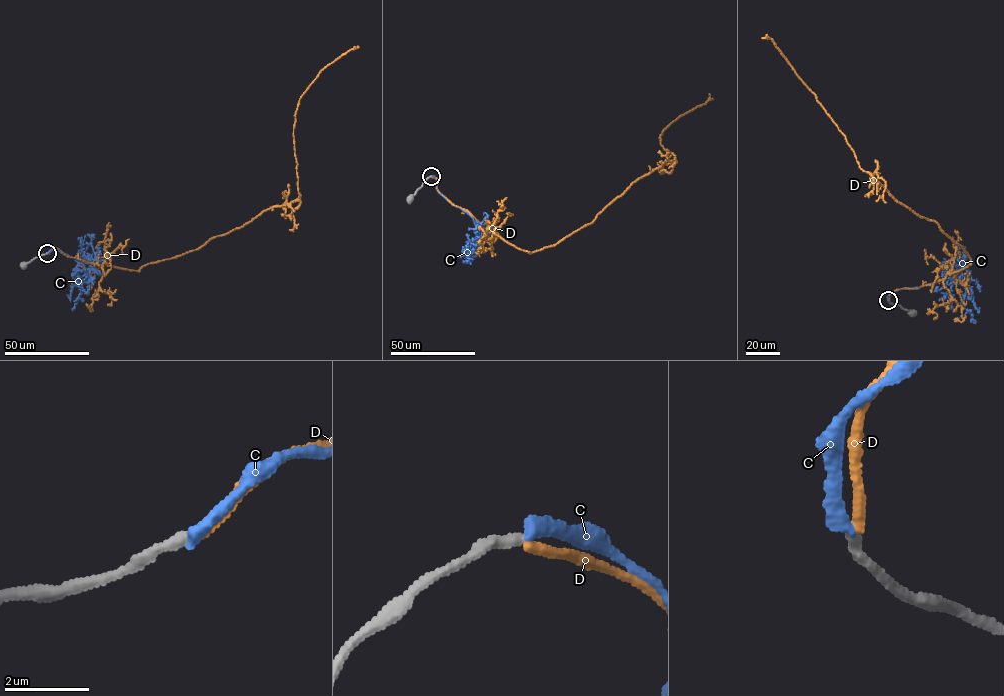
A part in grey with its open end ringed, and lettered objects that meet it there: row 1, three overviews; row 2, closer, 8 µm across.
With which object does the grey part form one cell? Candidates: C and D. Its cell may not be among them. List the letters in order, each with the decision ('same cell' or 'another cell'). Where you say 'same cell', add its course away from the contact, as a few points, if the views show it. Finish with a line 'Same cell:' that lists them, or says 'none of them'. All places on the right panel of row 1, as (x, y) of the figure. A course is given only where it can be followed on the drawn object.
C: another cell
D: same cell; it runs (888, 301), (970, 259), (860, 168), (816, 96), (761, 37)
Same cell: D

